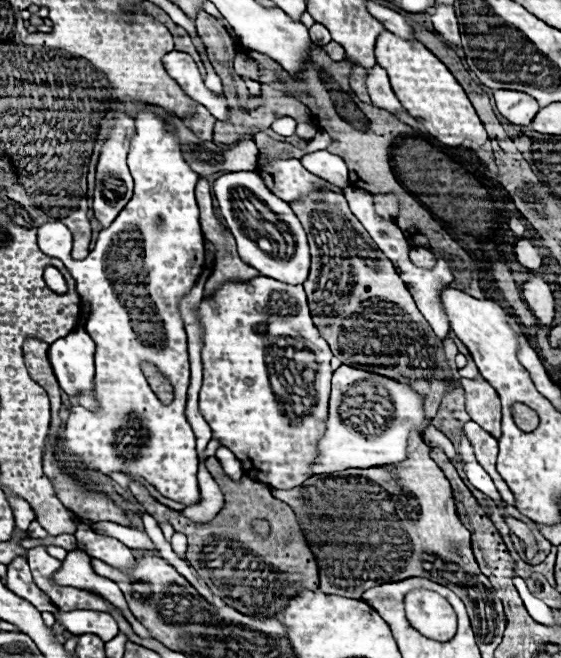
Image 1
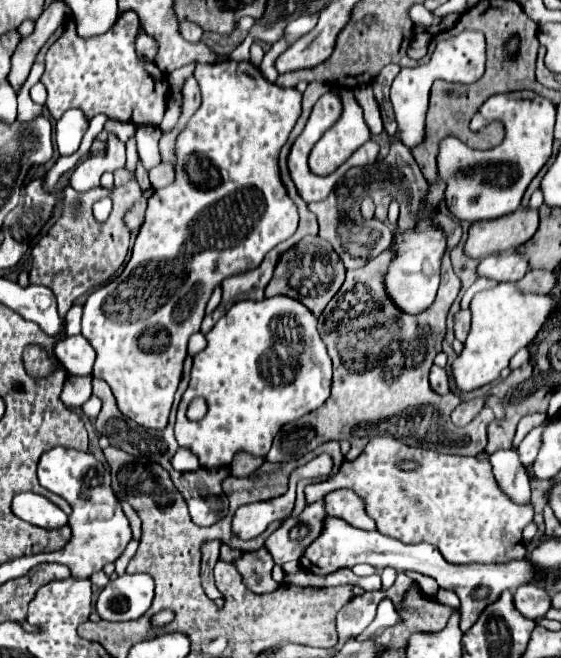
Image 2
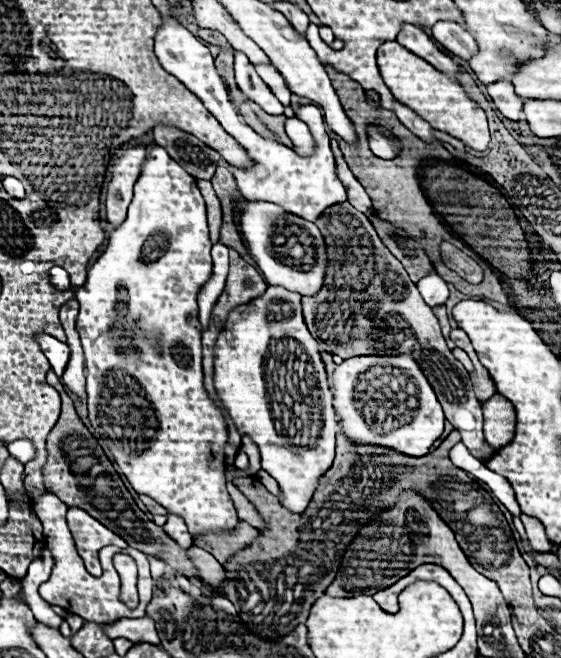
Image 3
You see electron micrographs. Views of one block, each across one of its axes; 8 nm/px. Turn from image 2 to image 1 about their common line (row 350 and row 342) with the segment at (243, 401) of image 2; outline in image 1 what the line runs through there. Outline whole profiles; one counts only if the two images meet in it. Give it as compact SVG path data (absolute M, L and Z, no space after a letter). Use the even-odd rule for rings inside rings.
M252 278L250 282L226 282L226 286L220 286L210 298L204 298L196 310L196 318L200 320L200 326L204 328L202 336L202 366L204 366L204 382L200 390L200 412L204 420L210 424L214 438L230 448L234 456L240 460L244 474L256 482L266 484L270 490L288 490L294 486L300 486L306 478L312 476L310 466L316 458L316 444L318 438L326 430L326 418L328 418L328 396L330 396L330 378L332 378L332 352L326 344L326 340L318 334L318 328L312 322L306 292L302 286L290 286L284 282L274 282L272 278Z

